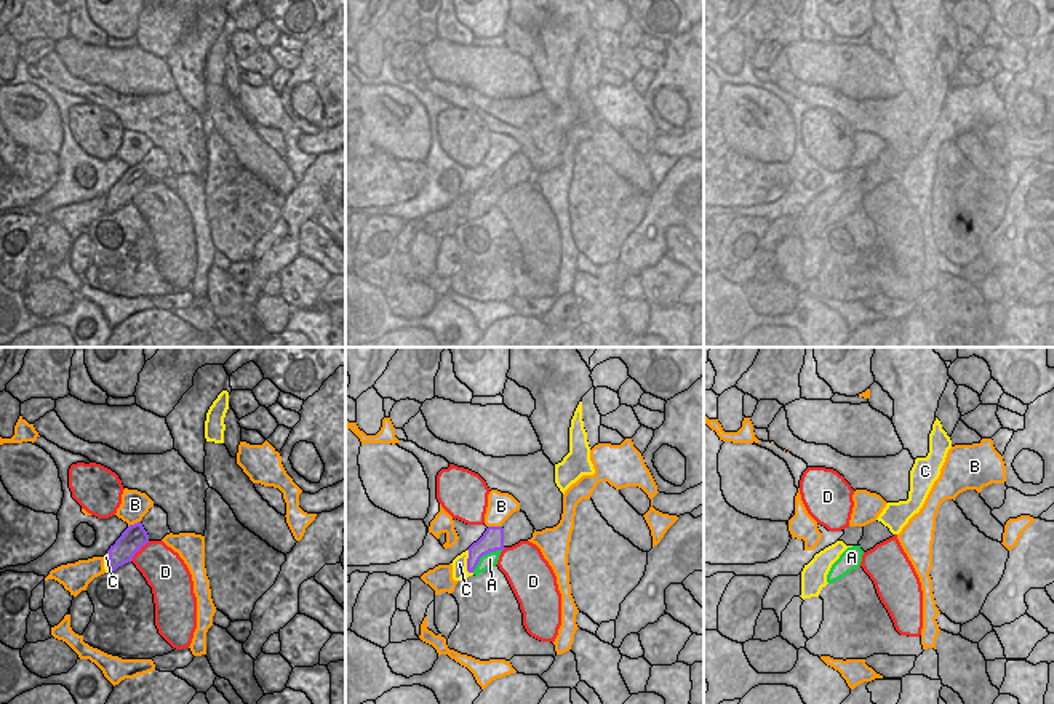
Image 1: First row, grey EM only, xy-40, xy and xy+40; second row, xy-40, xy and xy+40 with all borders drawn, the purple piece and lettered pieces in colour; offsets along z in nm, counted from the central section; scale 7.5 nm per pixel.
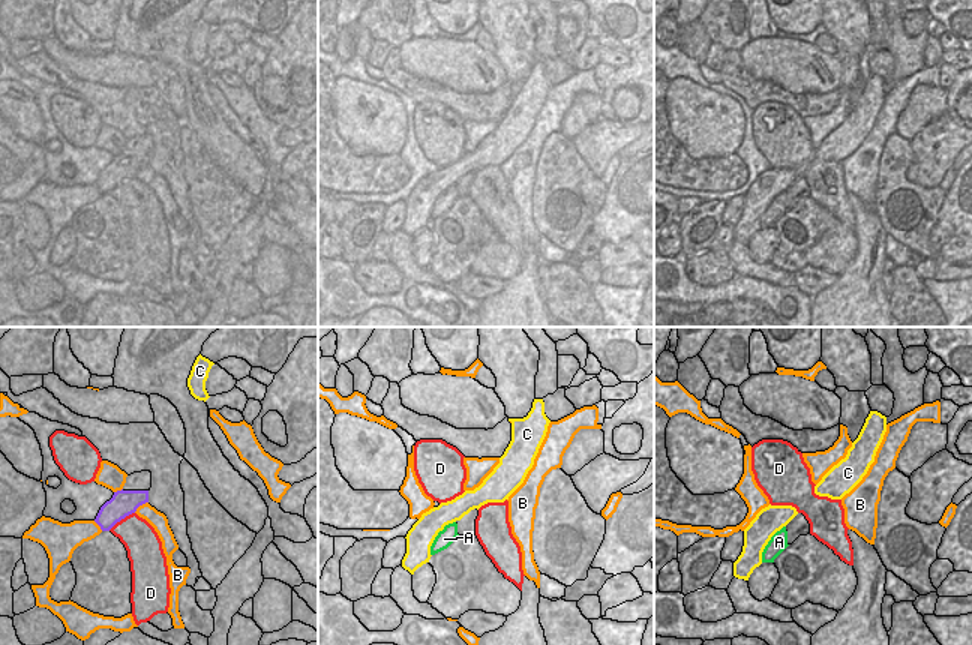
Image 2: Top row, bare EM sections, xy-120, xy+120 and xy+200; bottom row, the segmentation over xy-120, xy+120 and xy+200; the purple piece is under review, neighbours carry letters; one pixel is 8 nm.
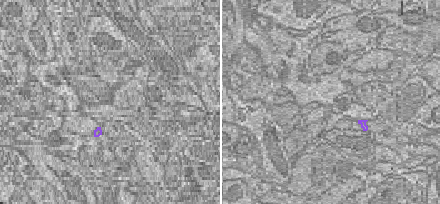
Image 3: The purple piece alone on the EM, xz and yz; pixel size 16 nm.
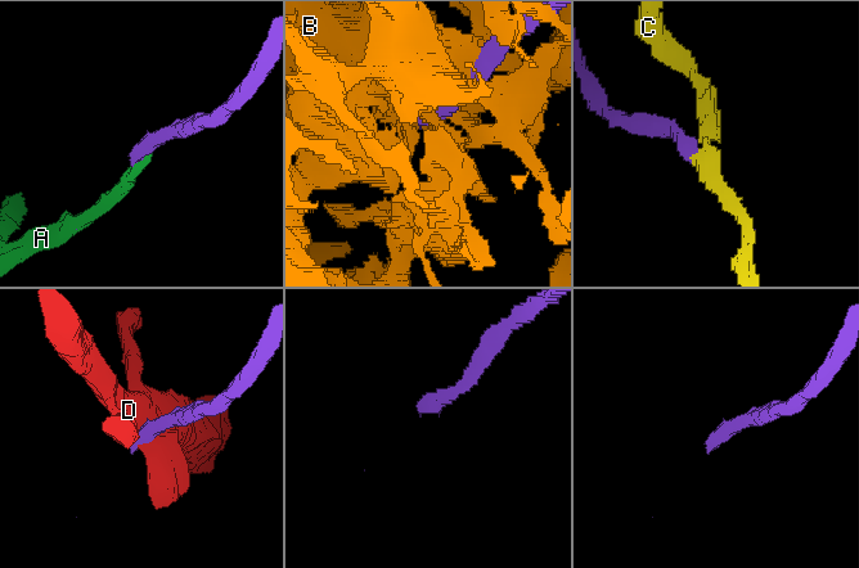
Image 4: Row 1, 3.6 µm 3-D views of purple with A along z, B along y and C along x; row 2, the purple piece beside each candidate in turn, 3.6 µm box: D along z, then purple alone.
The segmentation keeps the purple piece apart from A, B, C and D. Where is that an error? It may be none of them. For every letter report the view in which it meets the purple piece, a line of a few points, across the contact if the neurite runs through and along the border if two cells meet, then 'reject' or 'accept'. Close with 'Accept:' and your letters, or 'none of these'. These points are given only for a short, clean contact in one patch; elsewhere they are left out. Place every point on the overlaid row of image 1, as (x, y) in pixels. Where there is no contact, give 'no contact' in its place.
A: xy | accept
B: xy | reject
C: xy | xy (467, 549), (467, 570), (472, 573) | reject
D: xy-40 | xy-40 (149, 541), (130, 560) | reject
Accept: A

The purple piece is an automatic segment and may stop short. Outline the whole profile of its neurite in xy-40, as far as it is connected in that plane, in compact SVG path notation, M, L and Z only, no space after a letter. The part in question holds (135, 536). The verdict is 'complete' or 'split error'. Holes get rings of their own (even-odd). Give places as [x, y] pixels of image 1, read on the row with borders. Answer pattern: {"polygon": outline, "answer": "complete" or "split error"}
{"polygon": "M138 522L130 525L114 546L107 550L109 554L109 571L115 571L118 566L133 560L134 554L149 542L149 534L142 523Z", "answer": "complete"}

